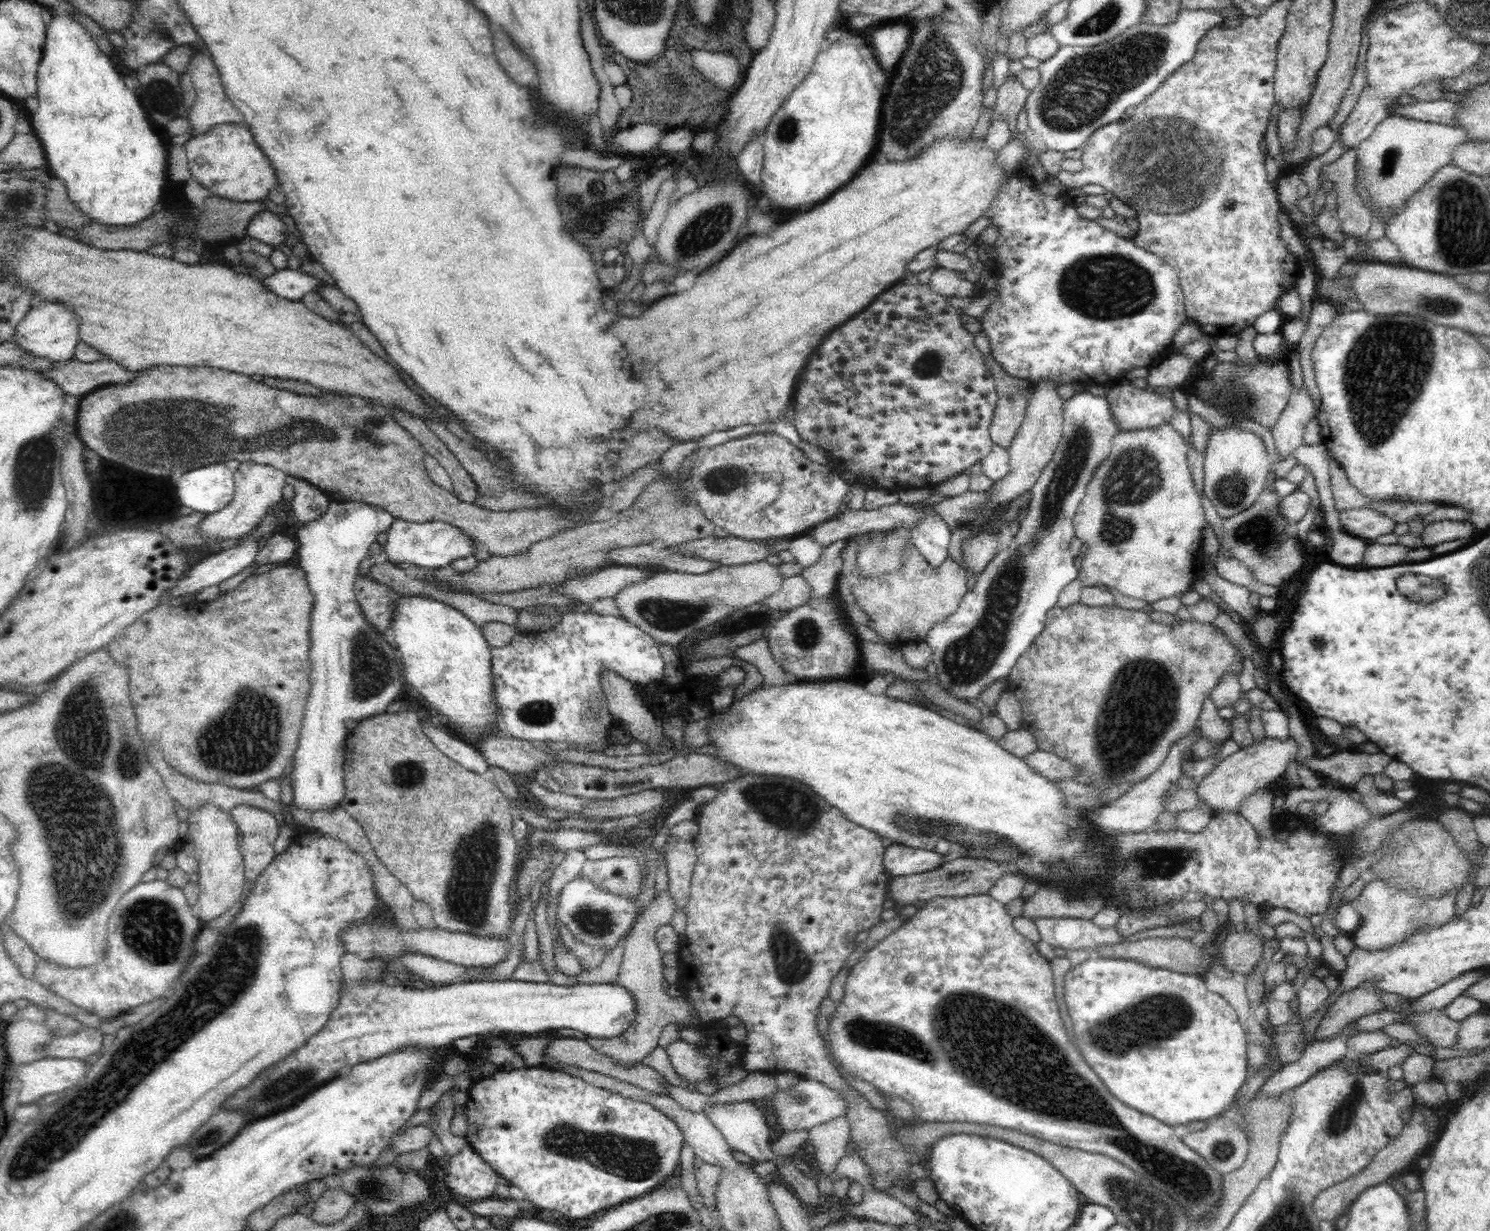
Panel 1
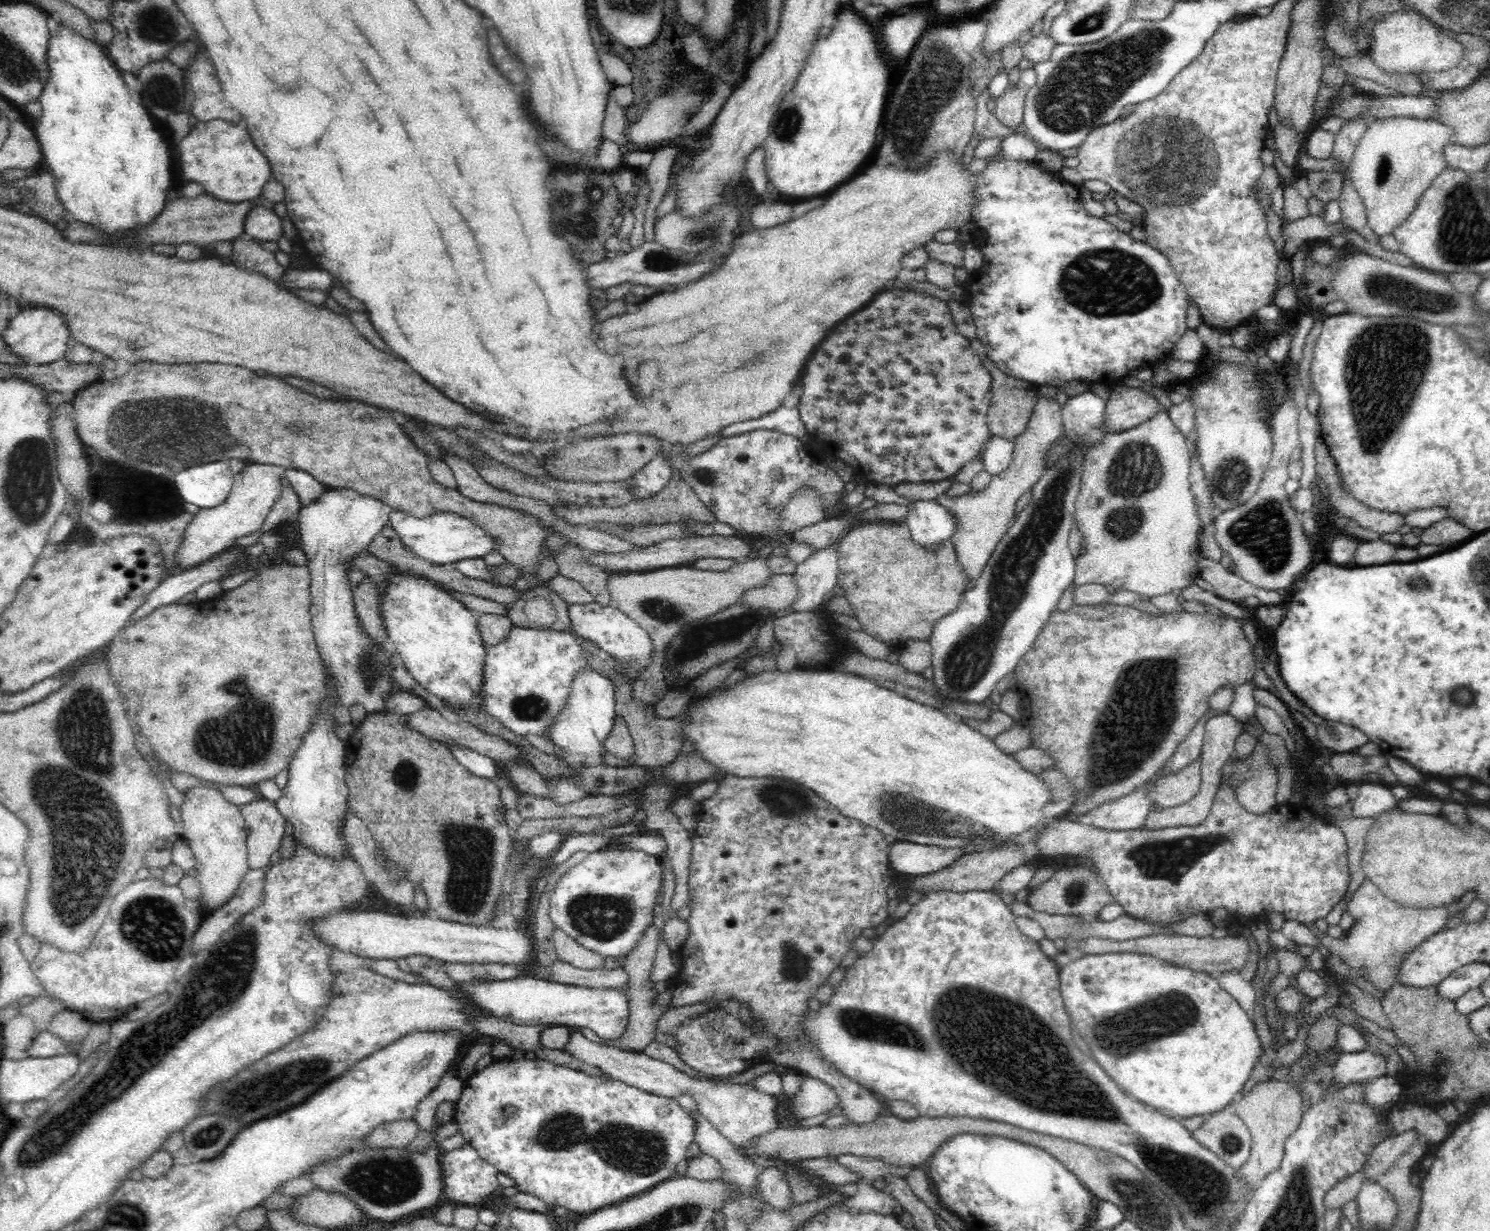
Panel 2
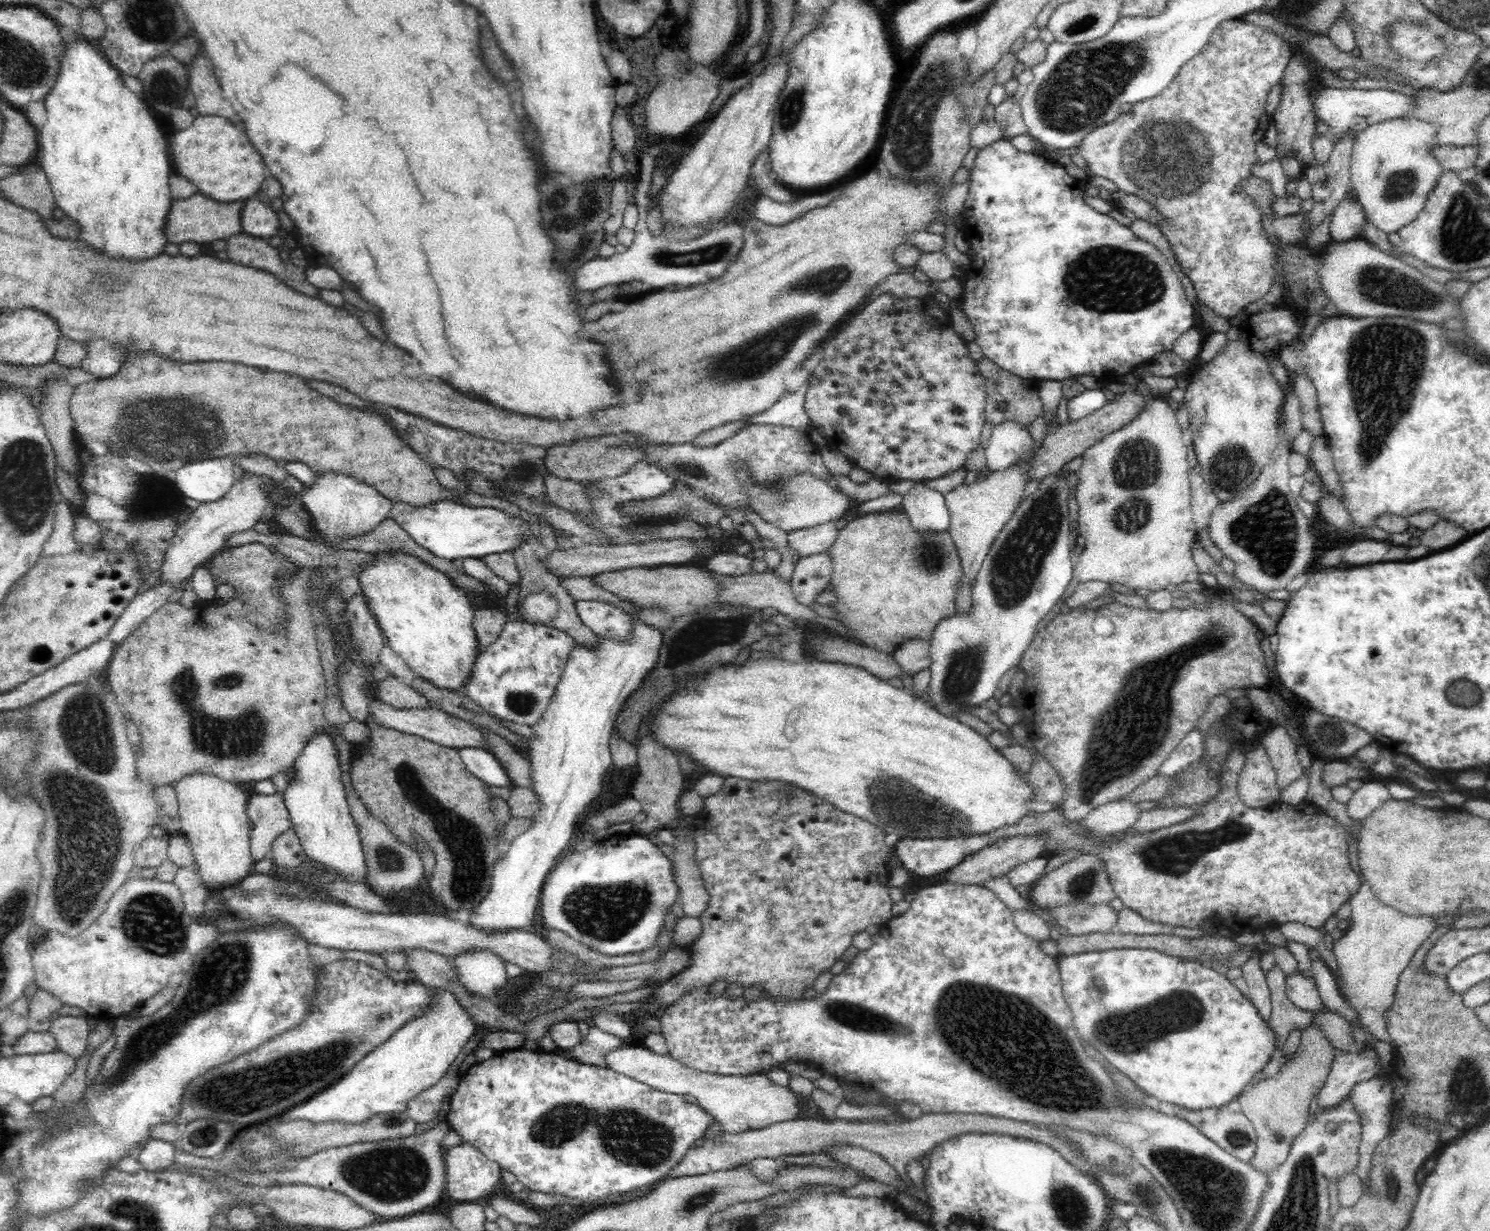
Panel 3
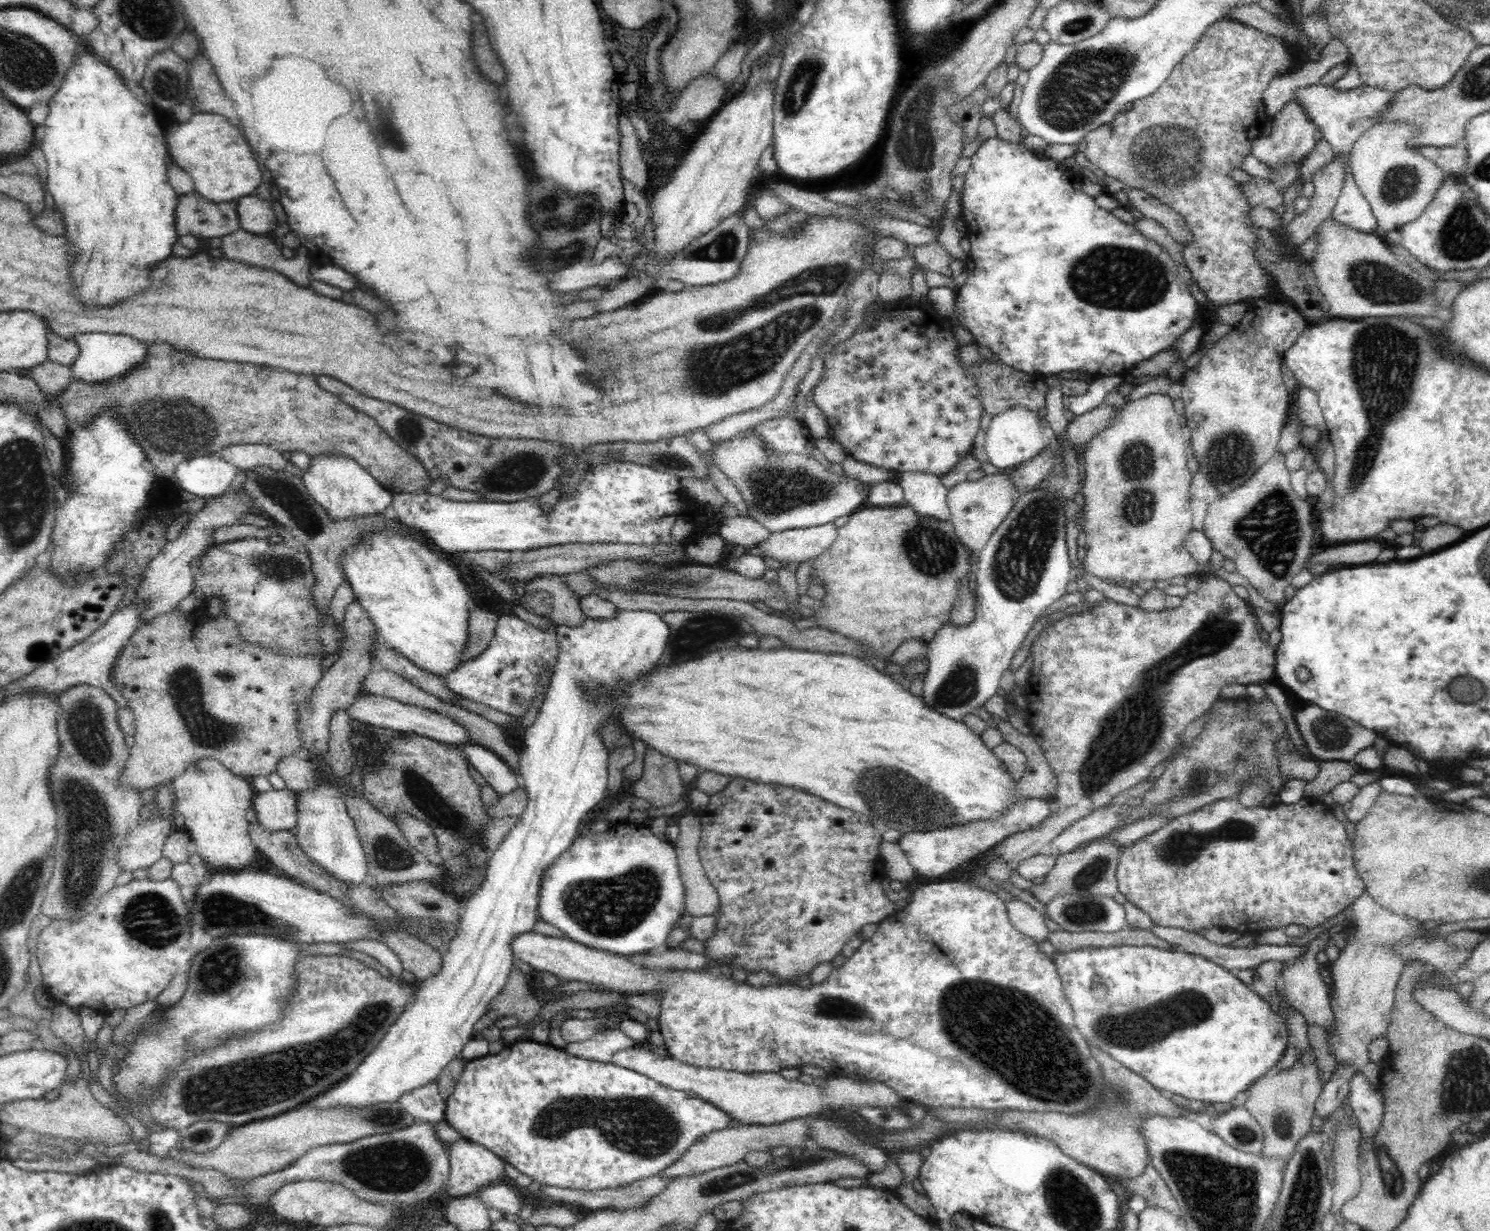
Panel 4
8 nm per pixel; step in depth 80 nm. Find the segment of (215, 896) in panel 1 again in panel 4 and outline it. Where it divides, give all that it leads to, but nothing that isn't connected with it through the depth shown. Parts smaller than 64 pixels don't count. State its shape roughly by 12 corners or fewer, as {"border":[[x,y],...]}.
{"border":[[216,759],[172,781],[204,872],[250,868],[252,788]]}

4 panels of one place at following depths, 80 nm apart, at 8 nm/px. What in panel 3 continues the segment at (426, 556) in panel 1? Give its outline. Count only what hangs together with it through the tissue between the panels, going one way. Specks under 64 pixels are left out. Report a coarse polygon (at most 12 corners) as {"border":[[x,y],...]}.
{"border":[[393,503],[390,519],[433,556],[482,559],[532,526],[494,508]]}

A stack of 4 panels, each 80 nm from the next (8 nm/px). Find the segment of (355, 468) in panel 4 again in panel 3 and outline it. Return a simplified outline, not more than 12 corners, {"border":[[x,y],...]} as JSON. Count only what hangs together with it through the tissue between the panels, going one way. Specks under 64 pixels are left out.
{"border":[[332,471],[303,490],[324,543],[367,535],[393,505]]}

